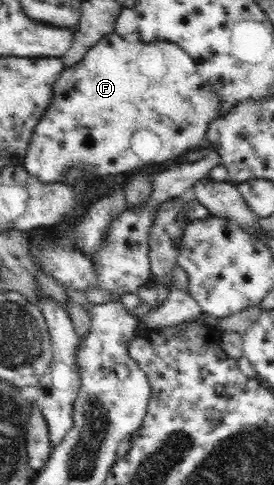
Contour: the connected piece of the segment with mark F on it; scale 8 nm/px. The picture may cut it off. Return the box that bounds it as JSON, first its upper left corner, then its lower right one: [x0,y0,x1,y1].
[23,31,223,183]

